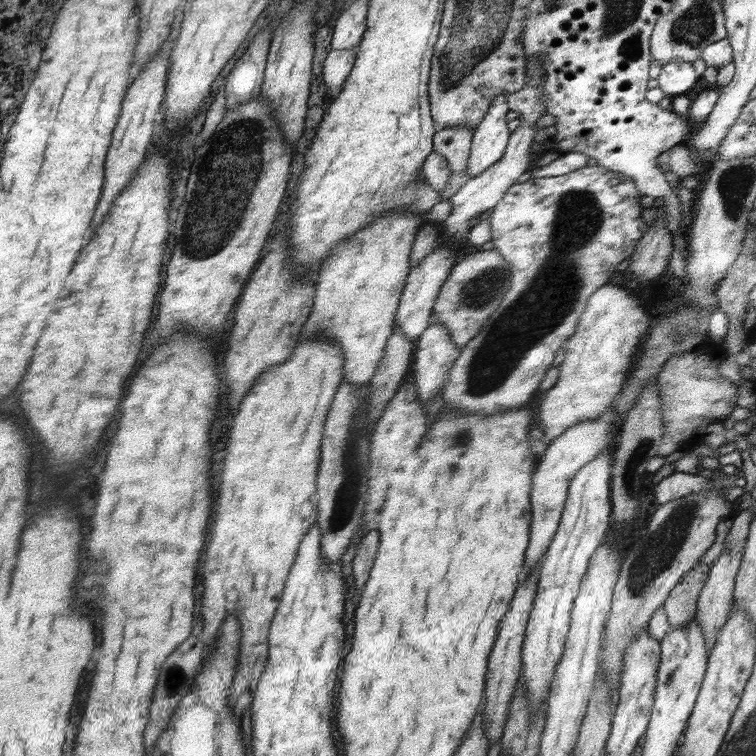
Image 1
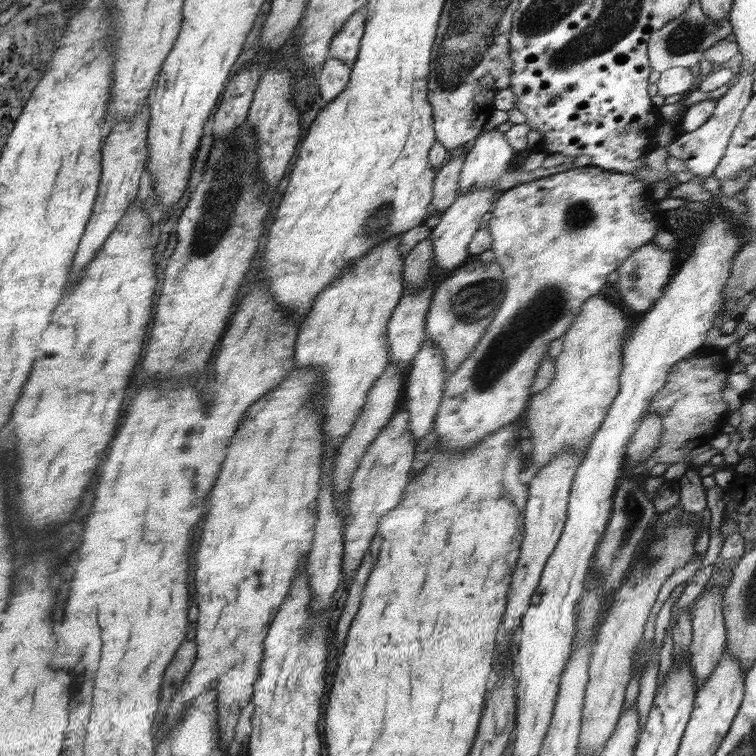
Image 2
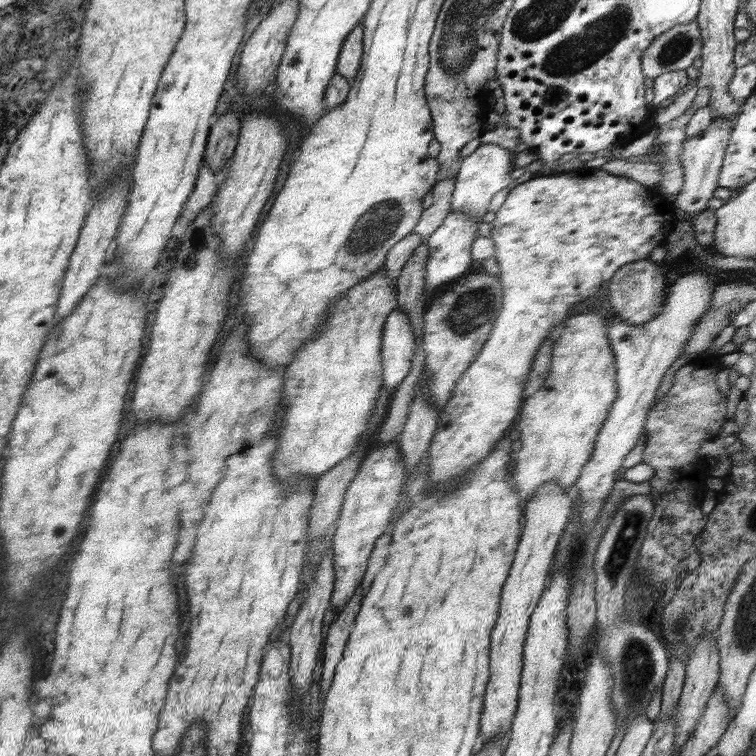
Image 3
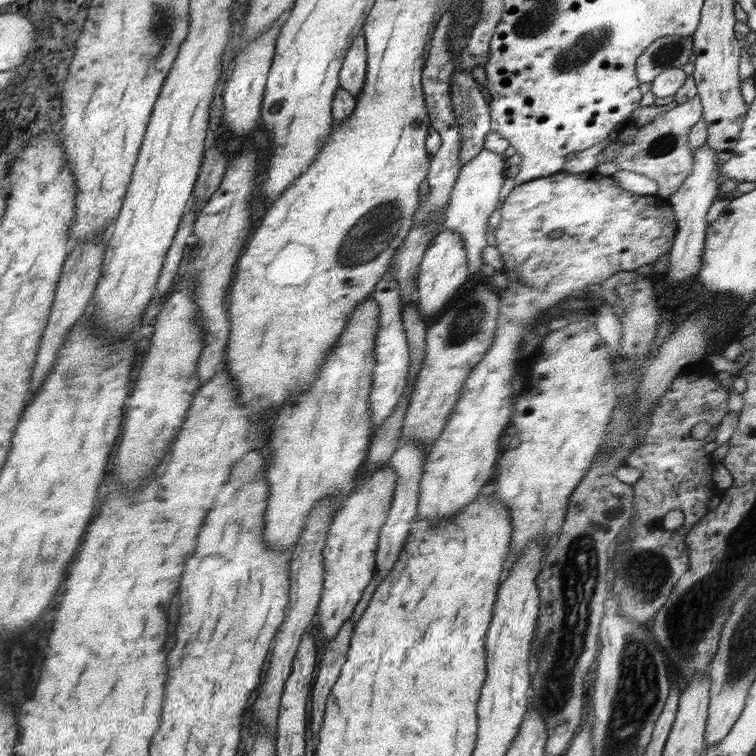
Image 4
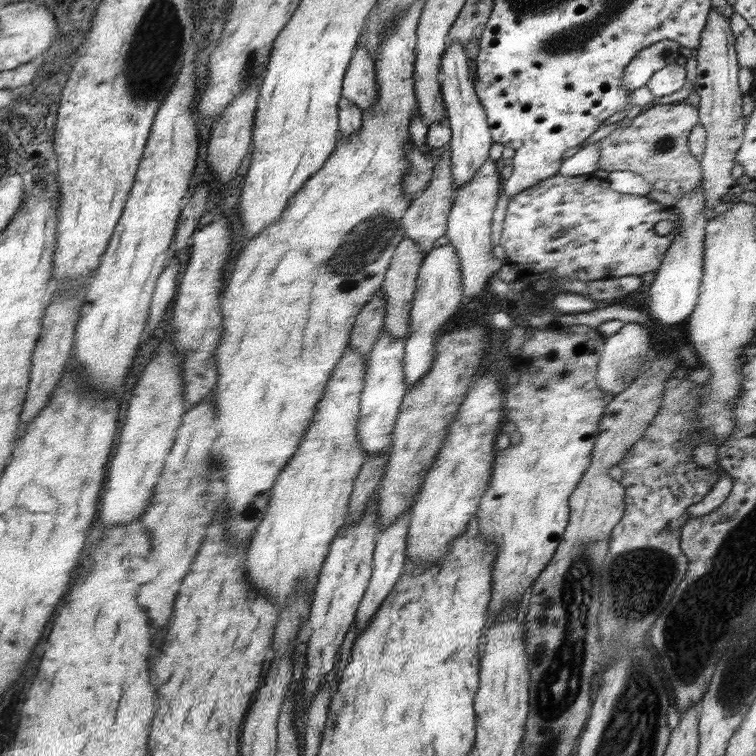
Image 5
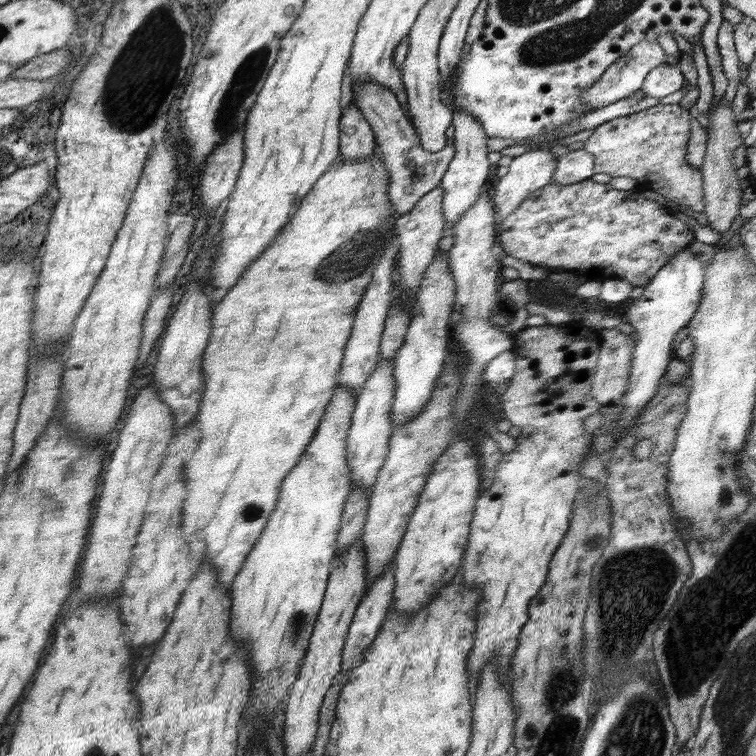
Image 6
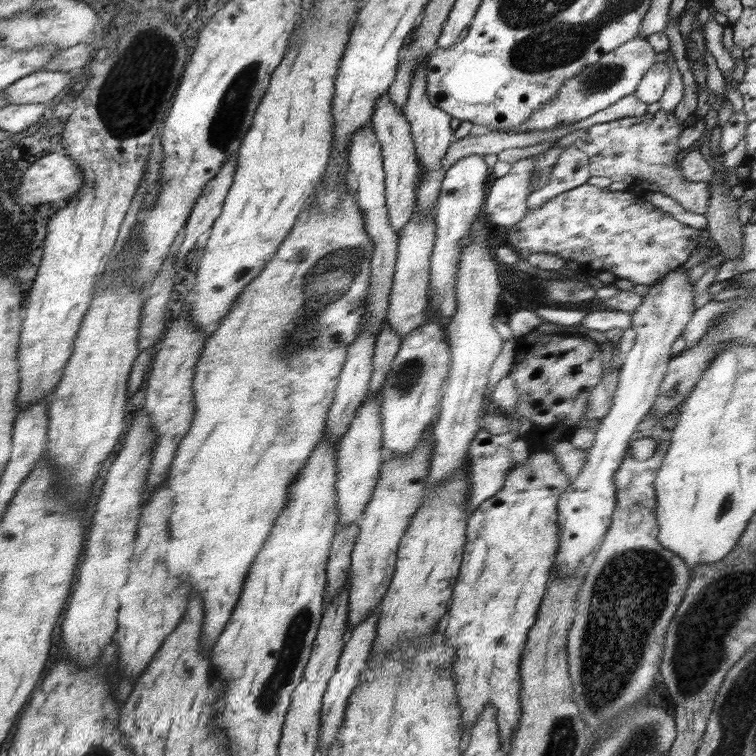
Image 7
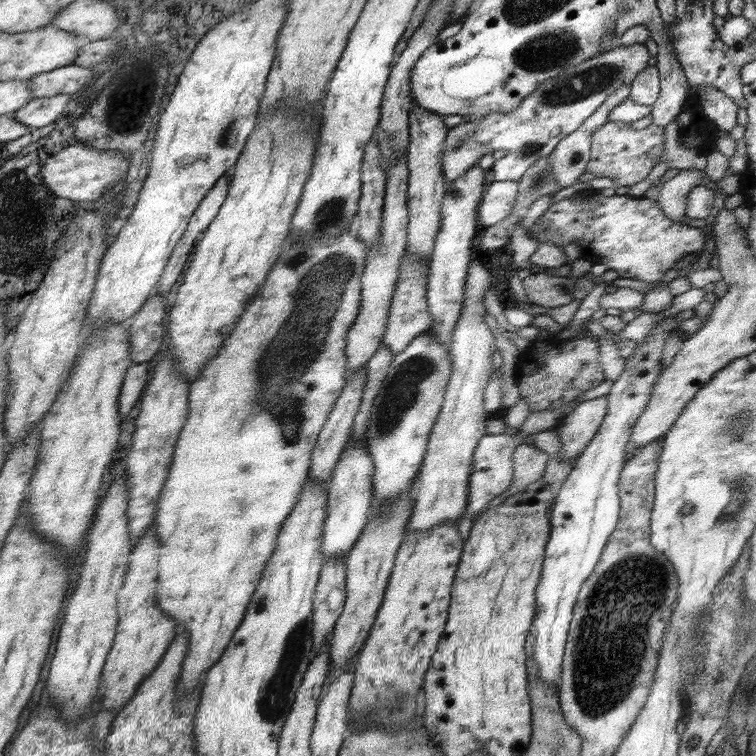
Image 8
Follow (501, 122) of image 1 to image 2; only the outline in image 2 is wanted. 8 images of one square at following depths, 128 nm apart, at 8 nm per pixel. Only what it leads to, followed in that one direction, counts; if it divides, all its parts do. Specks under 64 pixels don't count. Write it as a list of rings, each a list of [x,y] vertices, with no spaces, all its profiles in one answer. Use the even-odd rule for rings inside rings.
[[[498,129],[482,131],[481,136],[478,137],[477,141],[473,142],[472,145],[473,147],[469,153],[465,155],[461,178],[458,182],[460,196],[464,196],[468,194],[468,192],[472,192],[472,190],[480,190],[480,188],[482,188],[482,190],[484,190],[484,188],[492,188],[492,190],[504,192],[514,188],[514,186],[526,184],[526,182],[535,179],[576,168],[576,165],[571,163],[560,164],[549,168],[540,166],[533,171],[513,170],[509,164],[514,161],[516,156],[516,154],[514,154],[514,148],[506,142],[504,132],[498,132]]]

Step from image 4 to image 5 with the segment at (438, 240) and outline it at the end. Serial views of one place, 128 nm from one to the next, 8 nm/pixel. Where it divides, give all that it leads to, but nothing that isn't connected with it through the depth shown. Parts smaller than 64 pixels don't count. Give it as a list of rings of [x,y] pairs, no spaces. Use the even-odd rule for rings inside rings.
[[[450,243],[432,248],[422,261],[421,270],[417,277],[417,292],[410,313],[409,335],[405,339],[405,370],[407,392],[409,388],[429,372],[435,360],[437,338],[440,330],[444,331],[444,324],[448,318],[458,310],[462,302],[462,283],[460,278],[461,258],[455,246]]]

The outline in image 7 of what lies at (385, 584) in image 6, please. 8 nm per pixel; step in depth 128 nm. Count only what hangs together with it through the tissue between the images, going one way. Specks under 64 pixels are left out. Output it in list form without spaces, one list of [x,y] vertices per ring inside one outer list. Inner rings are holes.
[[[379,607],[374,609],[362,622],[359,622],[351,630],[350,638],[346,641],[345,652],[341,656],[338,671],[329,680],[329,690],[327,690],[323,697],[322,734],[320,741],[320,746],[326,751],[335,739],[338,727],[342,722],[348,698],[350,698],[350,694],[354,692],[354,689],[360,682],[360,673],[368,667],[368,660],[371,659],[371,650],[374,639],[376,638],[377,622],[381,613]]]

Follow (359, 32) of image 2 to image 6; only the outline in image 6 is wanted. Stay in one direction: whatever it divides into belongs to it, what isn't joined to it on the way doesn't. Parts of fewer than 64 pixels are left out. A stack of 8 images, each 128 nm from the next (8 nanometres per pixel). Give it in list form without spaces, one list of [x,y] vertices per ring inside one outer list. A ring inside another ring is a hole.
[[[364,82],[353,88],[353,104],[373,127],[379,151],[390,174],[388,182],[389,197],[398,218],[409,213],[417,202],[441,185],[446,169],[453,160],[456,150],[453,145],[446,145],[440,152],[426,150],[420,143],[420,138],[410,118],[404,115],[400,102],[388,88],[374,82]]]

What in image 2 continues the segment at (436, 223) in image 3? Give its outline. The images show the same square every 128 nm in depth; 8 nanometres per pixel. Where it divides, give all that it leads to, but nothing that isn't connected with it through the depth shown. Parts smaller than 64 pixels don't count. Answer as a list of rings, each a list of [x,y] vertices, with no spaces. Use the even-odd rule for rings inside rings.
[[[464,147],[449,150],[451,160],[436,174],[434,179],[434,212],[444,213],[460,196],[458,182],[465,162]]]

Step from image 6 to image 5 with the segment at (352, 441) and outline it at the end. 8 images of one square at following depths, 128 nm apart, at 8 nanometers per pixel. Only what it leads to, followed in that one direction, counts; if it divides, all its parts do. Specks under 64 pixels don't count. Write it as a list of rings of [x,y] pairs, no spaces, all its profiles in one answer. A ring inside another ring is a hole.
[[[382,327],[377,342],[367,356],[365,388],[361,394],[361,418],[359,418],[359,445],[365,450],[367,458],[388,452],[392,444],[393,428],[397,414],[404,404],[407,393],[405,370],[405,339],[395,337]]]

